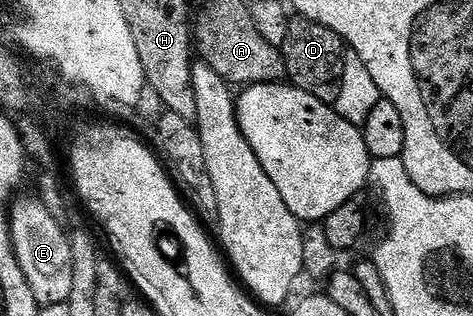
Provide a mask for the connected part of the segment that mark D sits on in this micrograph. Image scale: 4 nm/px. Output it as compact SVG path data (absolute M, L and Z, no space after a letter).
M294 18L290 21L288 38L284 38L281 49L289 83L320 98L320 102L334 105L336 98L340 98L340 82L344 82L344 62L348 51L346 41L328 30L328 26L320 26L320 22Z

